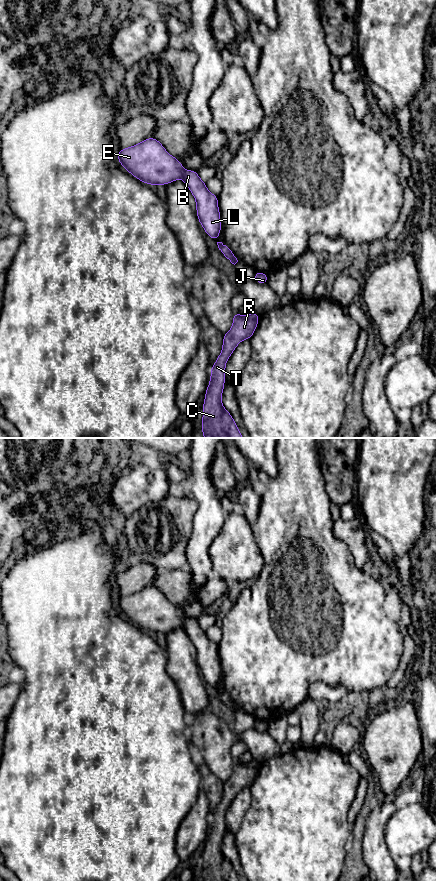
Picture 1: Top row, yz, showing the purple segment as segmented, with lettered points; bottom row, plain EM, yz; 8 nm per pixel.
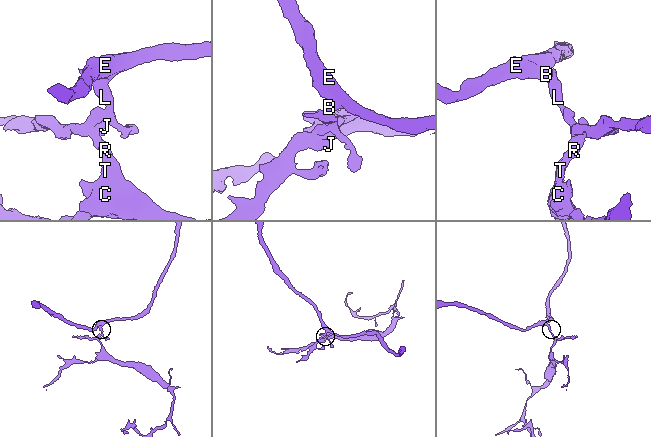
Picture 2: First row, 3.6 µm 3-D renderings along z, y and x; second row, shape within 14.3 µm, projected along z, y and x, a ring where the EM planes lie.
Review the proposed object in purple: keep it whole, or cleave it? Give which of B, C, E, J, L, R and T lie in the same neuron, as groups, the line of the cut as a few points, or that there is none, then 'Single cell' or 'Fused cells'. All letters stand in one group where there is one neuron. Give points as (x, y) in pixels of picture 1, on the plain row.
Groups: B E L / C J R T. Split along yz (231, 700), (232, 710). Fused cells

